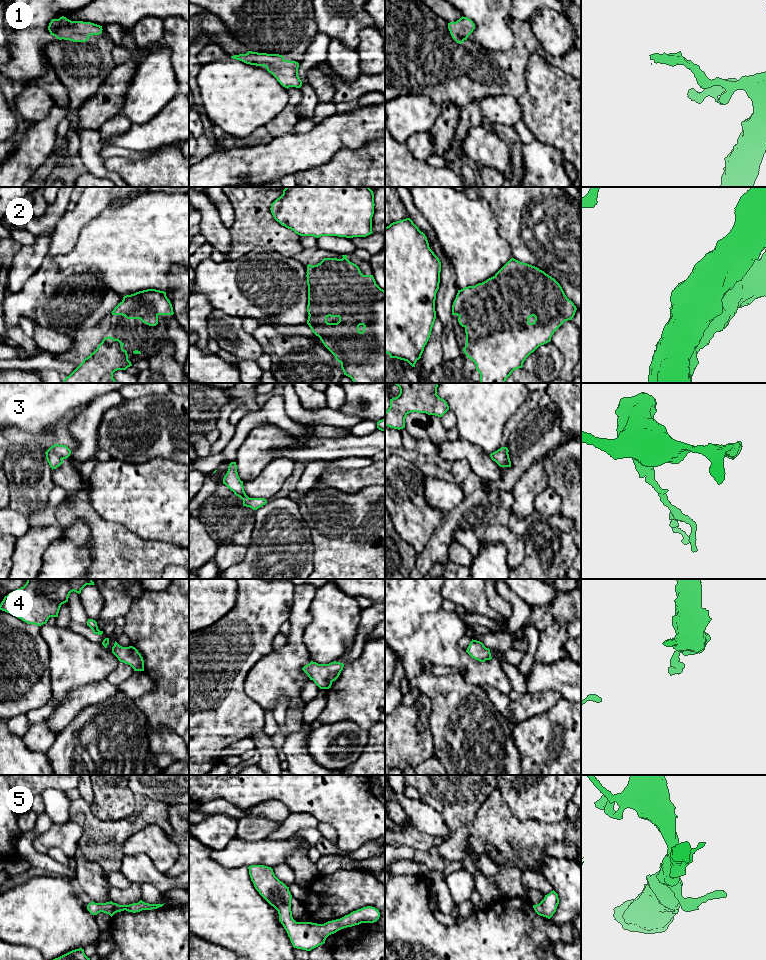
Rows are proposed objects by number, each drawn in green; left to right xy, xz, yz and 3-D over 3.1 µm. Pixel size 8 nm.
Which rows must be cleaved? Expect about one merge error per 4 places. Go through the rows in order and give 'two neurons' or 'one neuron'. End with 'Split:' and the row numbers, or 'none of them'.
1: one neuron
2: one neuron
3: one neuron
4: one neuron
5: one neuron
Split: none of them

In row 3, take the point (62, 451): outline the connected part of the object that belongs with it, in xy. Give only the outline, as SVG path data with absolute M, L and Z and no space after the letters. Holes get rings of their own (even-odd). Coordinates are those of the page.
M54 444L45 454L47 462L53 470L59 467L63 463L63 460L70 456L71 450L65 445Z

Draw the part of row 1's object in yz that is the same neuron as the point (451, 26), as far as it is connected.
M461 17L456 22L448 23L448 29L452 38L459 44L467 40L468 36L475 29L473 21L467 17Z

